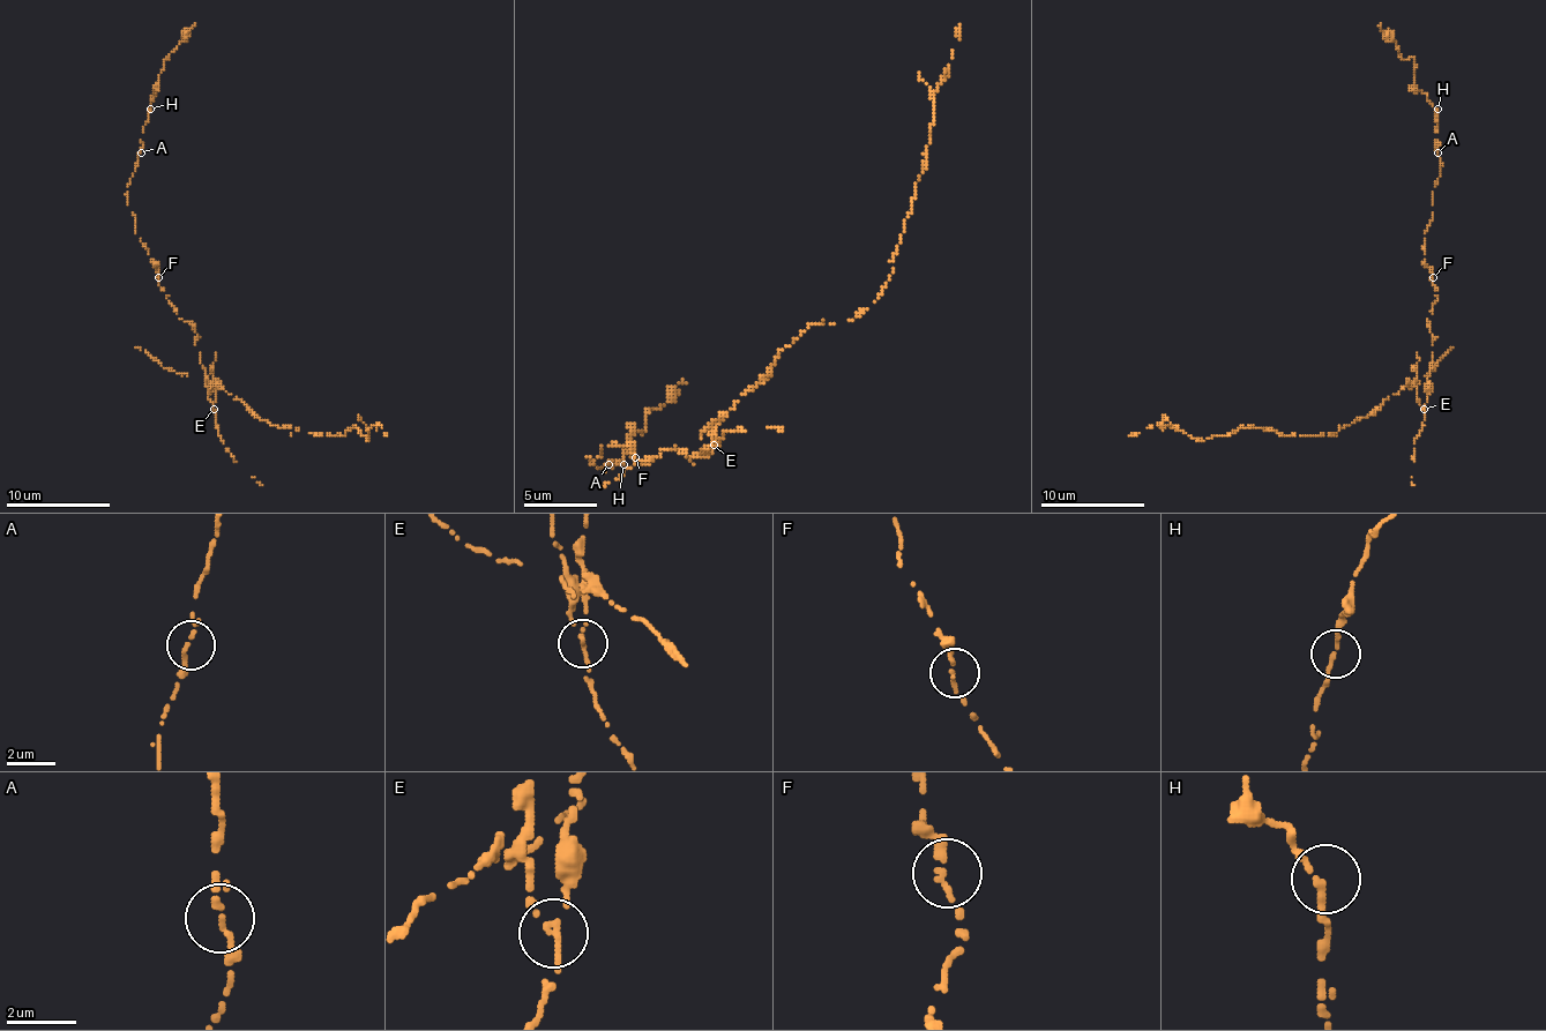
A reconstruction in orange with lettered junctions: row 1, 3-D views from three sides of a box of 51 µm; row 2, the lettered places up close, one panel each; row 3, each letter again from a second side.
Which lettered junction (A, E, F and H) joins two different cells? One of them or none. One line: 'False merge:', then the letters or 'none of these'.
False merge: E

